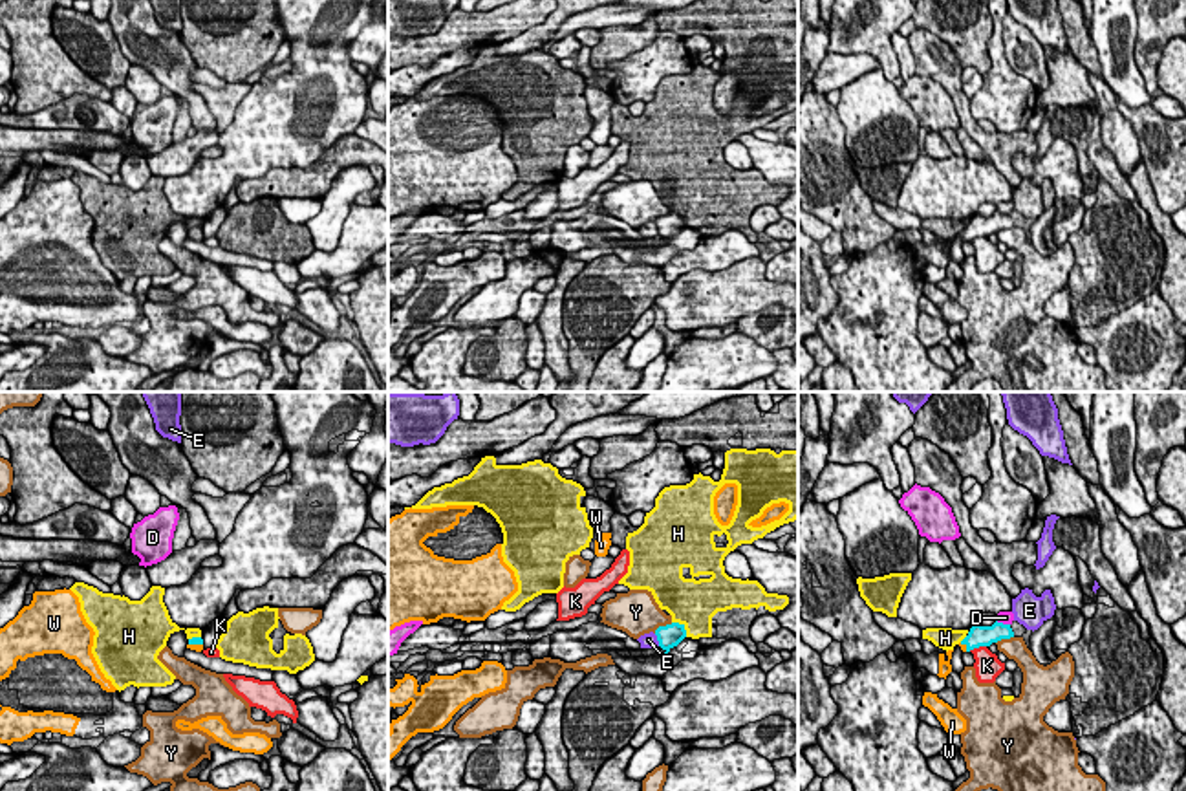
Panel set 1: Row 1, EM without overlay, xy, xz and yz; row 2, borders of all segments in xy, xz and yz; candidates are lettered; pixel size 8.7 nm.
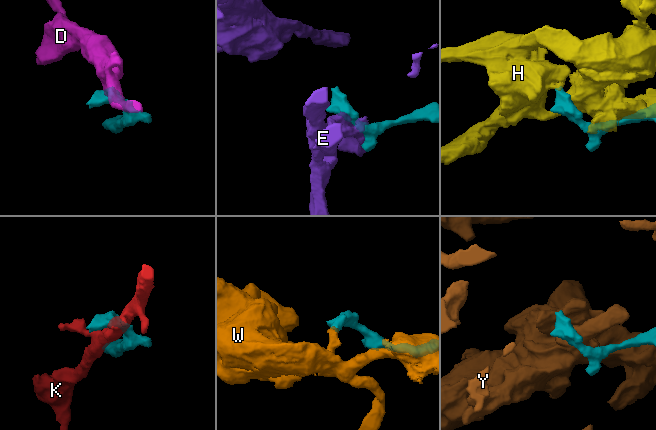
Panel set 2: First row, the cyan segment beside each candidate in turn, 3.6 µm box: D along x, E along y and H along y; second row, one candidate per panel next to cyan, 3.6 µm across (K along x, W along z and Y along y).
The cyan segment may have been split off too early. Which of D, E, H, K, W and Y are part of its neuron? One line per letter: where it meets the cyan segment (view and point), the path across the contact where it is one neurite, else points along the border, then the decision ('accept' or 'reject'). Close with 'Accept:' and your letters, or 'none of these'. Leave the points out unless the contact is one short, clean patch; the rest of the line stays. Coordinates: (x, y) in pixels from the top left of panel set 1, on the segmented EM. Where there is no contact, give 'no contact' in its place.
D: meets cyan in yz at (1002, 623); border along yz (996, 619), (1009, 625); reject
E: meets cyan in xz at (657, 639); reject
H: meets cyan in xz at (683, 627); reject
K: meets cyan in yz at (976, 647); border along yz (985, 645), (969, 650); reject
W: meets cyan in xy at (196, 643); runs through xy (194, 639), (196, 643), (193, 647); accept
Y: meets cyan in xz at (663, 627); reject
Accept: W

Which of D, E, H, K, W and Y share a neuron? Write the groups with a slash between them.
D / E H / K / W / Y

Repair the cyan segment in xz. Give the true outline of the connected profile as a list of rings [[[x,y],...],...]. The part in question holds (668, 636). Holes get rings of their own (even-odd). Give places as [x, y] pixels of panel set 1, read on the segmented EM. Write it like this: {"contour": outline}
{"contour": [[[672,623],[666,626],[659,626],[655,630],[659,646],[664,650],[664,654],[668,654],[674,646],[677,646],[685,637],[686,637],[686,630],[685,624],[679,623]]]}

